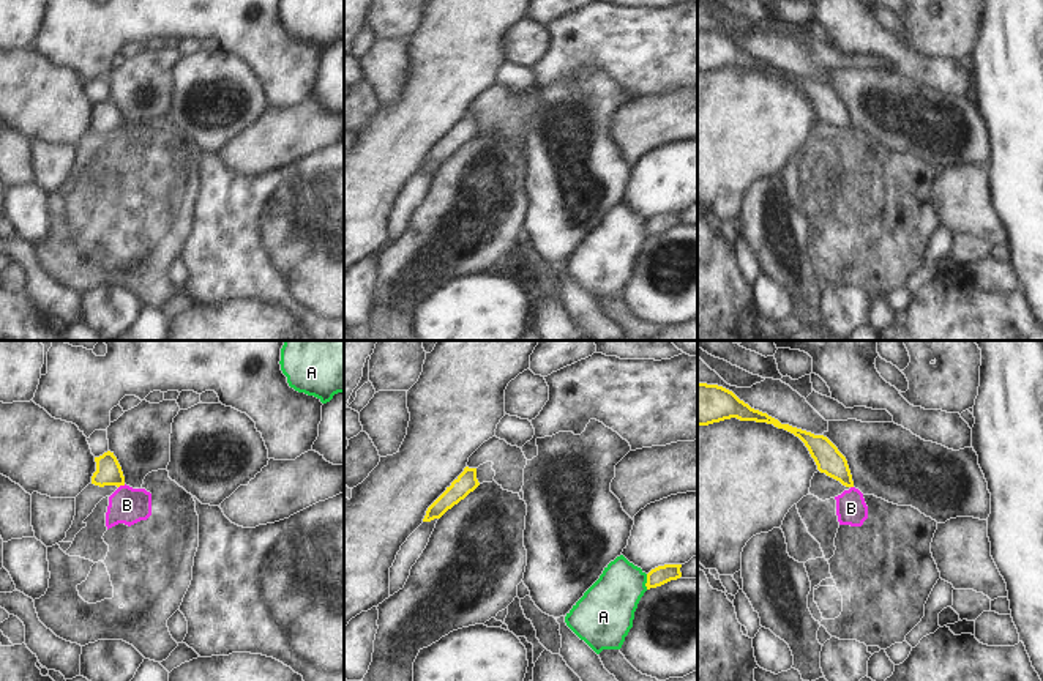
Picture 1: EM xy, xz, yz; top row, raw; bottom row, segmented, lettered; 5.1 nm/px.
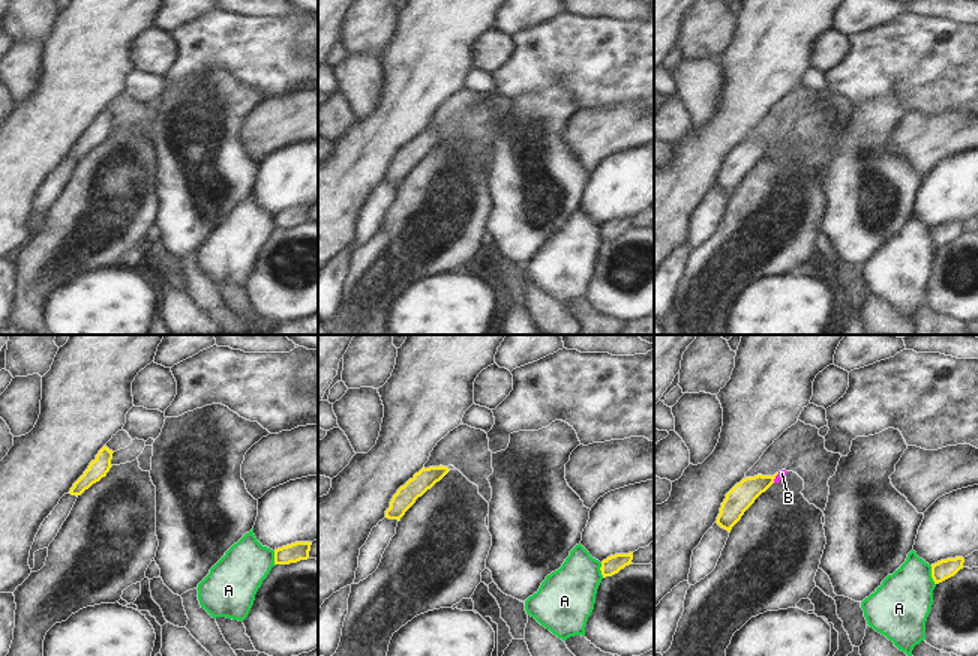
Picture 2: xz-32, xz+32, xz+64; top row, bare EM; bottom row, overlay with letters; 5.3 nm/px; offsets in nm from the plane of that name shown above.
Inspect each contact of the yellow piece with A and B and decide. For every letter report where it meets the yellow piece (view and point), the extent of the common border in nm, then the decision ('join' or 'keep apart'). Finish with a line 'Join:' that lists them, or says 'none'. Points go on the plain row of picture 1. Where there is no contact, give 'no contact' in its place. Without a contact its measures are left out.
A: xz (647, 229) | 80 nm | keep apart
B: xy (122, 131) | 40 nm | keep apart
Join: none

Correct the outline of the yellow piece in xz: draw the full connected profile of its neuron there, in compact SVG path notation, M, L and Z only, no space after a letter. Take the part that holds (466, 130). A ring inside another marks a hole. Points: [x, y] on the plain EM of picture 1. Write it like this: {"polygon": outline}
{"polygon": "M465 114L450 134L428 154L423 169L440 166L448 156L464 147L480 132L477 115Z"}

